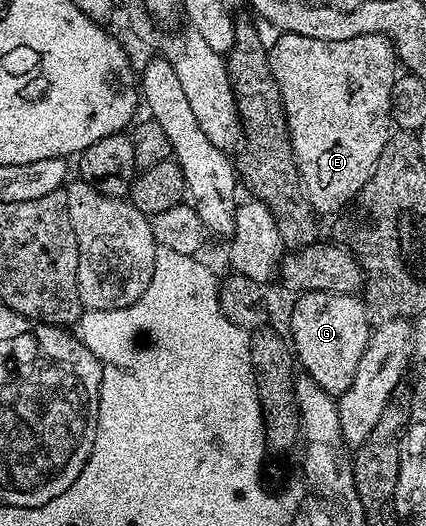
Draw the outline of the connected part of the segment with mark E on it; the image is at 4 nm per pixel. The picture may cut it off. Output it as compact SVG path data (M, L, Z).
M281 33L277 43L269 49L268 63L272 65L272 75L282 92L282 104L288 121L288 131L292 141L292 151L296 157L296 167L300 169L300 181L304 184L304 192L308 195L310 204L317 215L332 214L344 205L351 203L362 187L370 180L378 160L382 156L382 148L390 137L390 123L392 122L392 109L390 108L390 92L394 88L398 77L398 59L392 42L383 34L367 34L354 36L354 40L314 40L310 36Z

